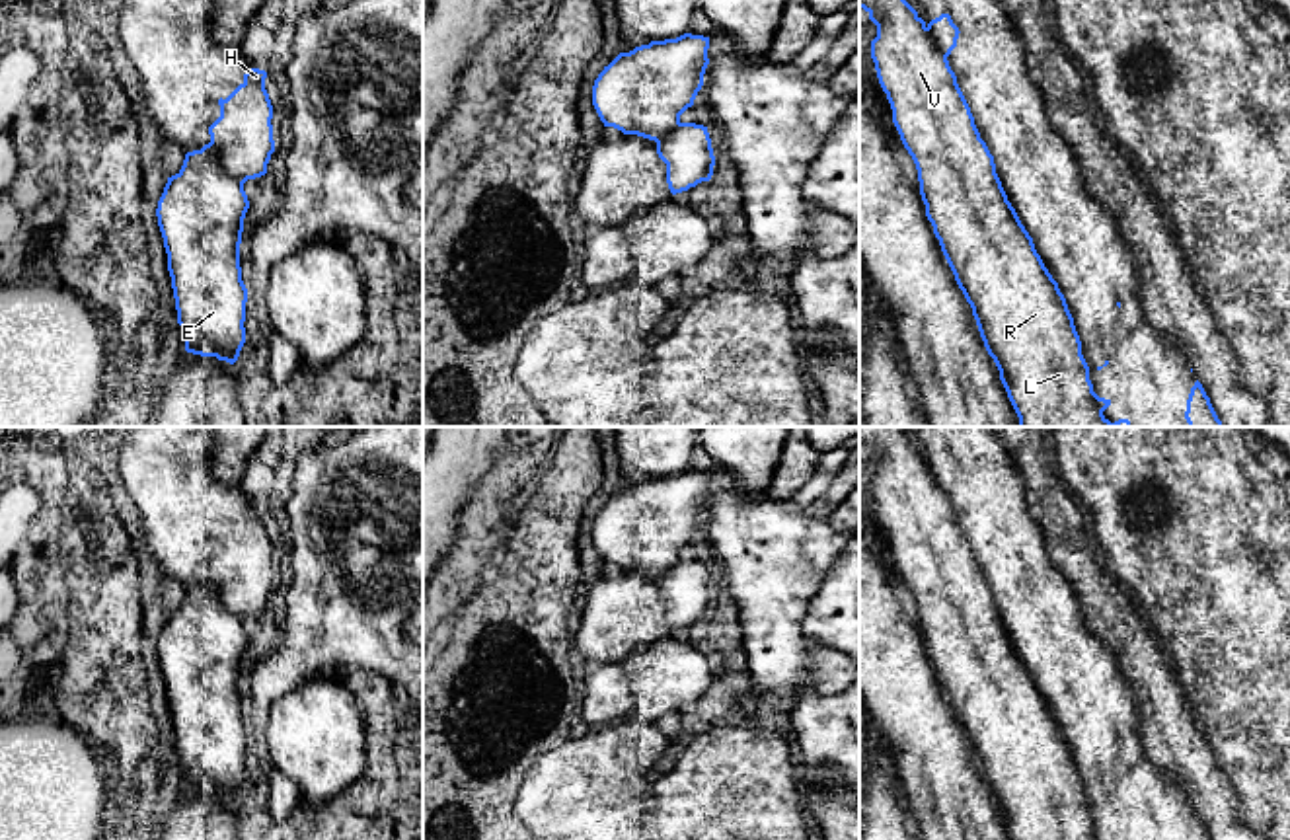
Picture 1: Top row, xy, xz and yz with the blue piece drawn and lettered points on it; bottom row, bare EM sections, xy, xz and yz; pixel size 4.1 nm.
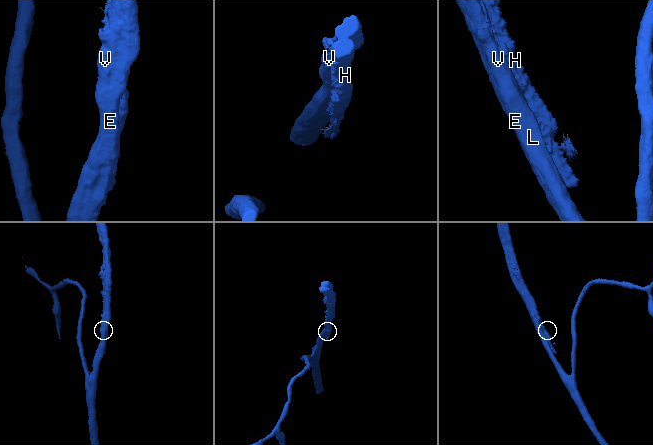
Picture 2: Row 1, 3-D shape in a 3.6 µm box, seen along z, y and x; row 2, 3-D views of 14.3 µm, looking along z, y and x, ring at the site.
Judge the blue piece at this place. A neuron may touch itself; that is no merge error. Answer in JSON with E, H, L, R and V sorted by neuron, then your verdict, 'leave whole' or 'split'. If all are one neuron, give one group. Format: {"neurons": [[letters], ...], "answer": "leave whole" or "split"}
{"neurons": [["E"], ["H", "L", "R", "V"]], "answer": "split"}

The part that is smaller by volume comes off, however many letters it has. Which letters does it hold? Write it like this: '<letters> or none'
E

